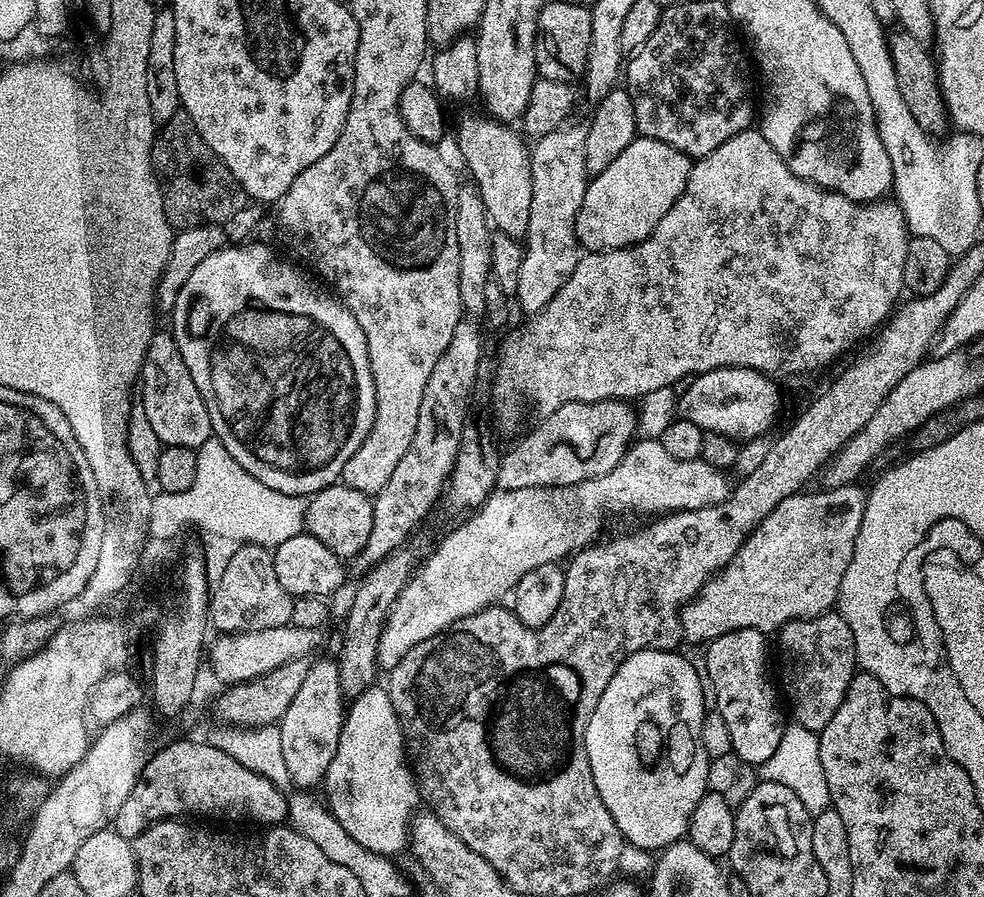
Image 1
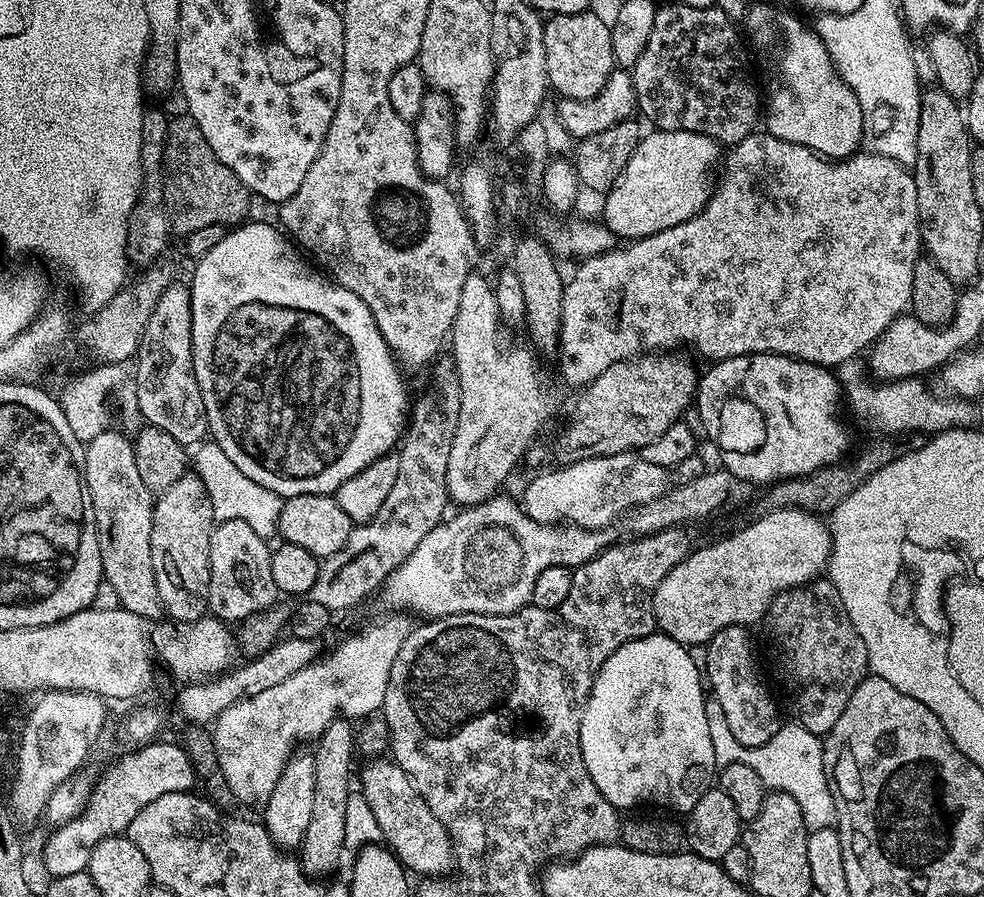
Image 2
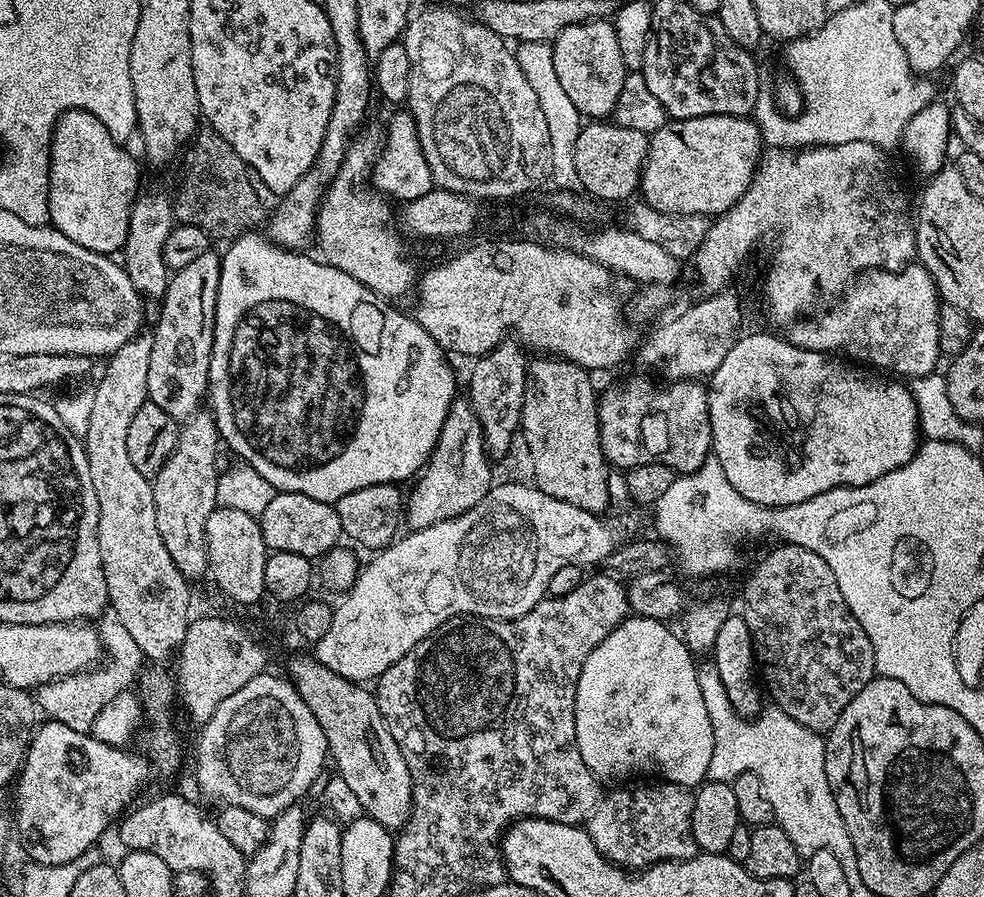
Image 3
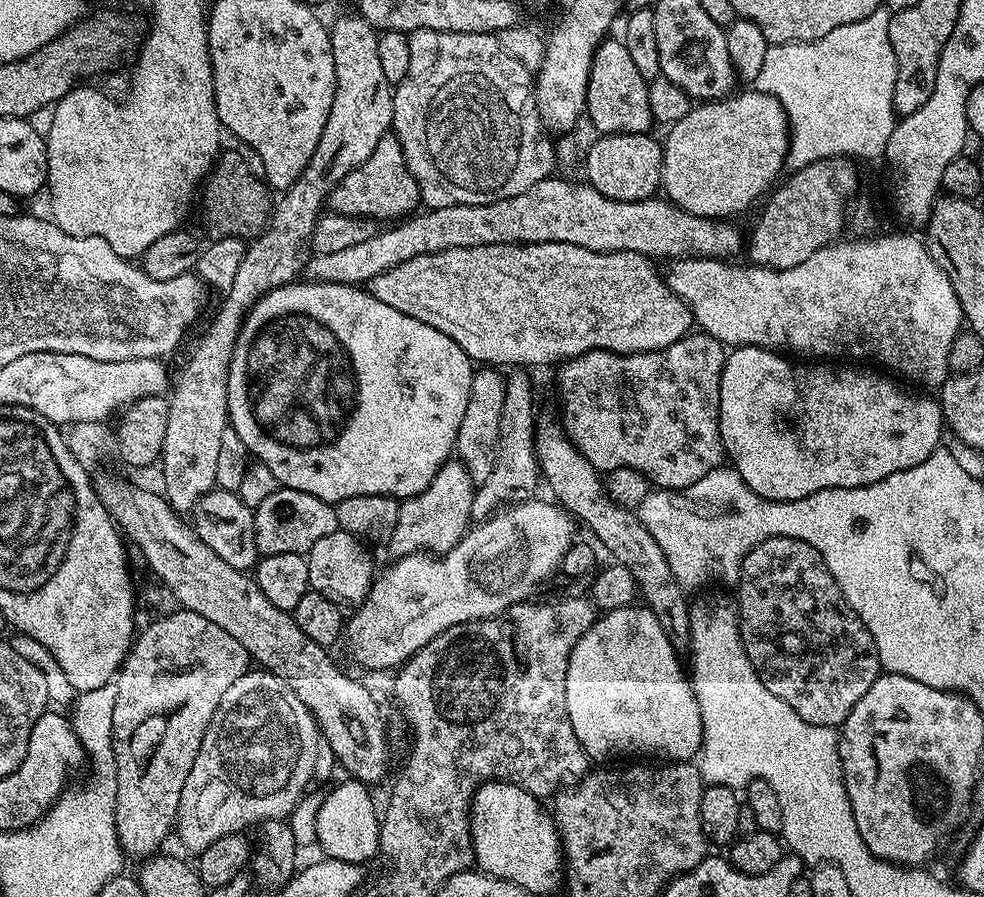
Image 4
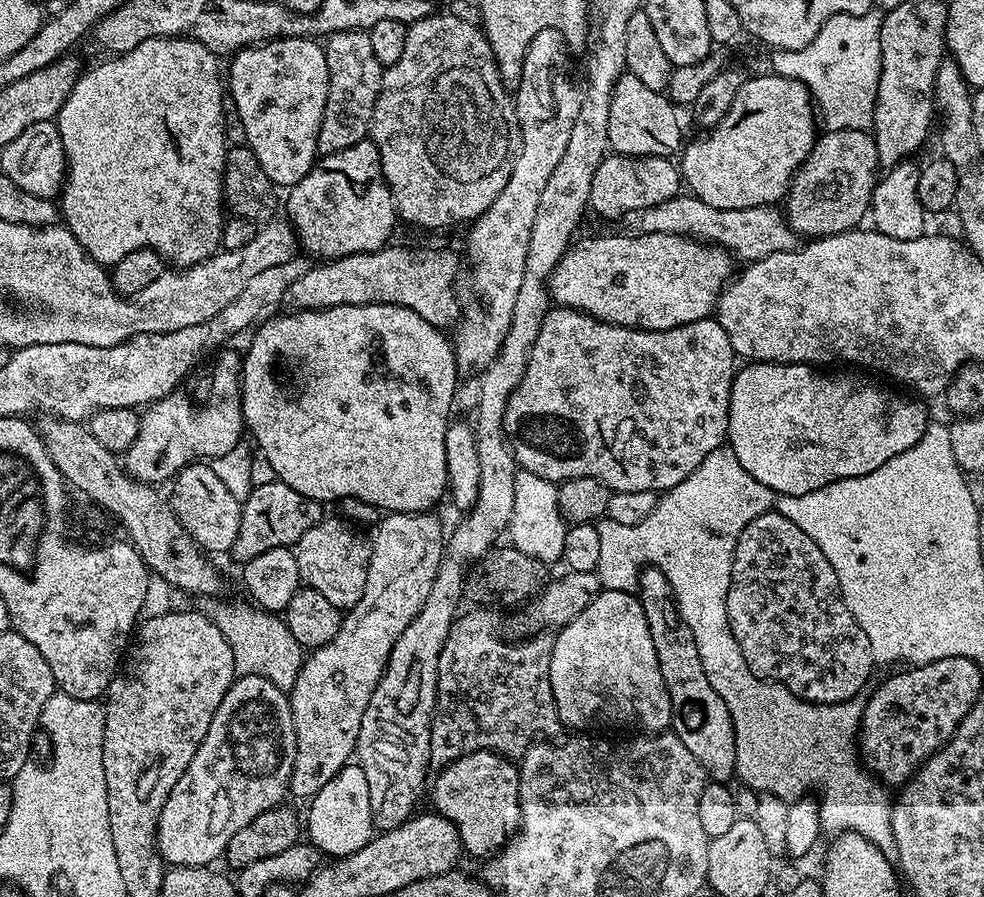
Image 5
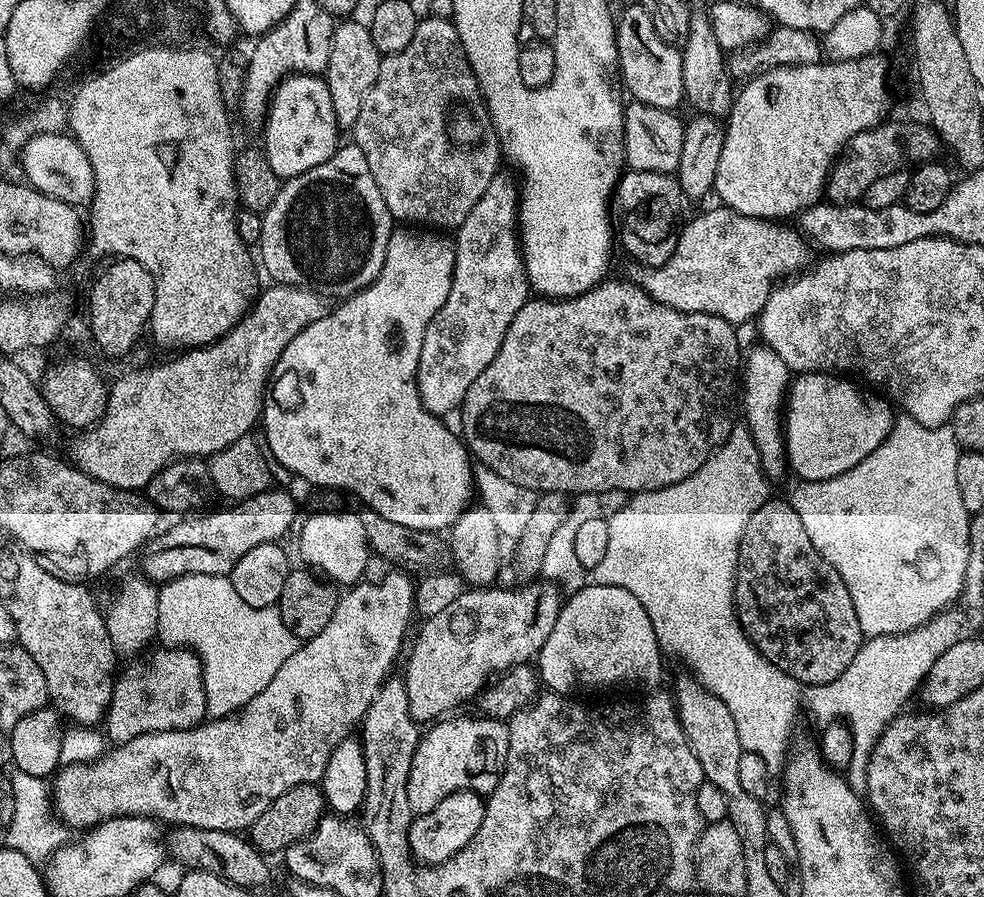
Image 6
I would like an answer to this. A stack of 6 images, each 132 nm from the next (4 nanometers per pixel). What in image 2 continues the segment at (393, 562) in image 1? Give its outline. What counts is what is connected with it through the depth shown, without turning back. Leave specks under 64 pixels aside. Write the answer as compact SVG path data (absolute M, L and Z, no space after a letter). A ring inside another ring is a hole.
M339 715L318 737L317 744L320 745L314 753L314 815L310 817L310 826L306 829L304 841L298 849L300 864L313 878L328 878L324 876L330 875L339 866L340 855L345 855L346 852L346 802L350 791L348 775L352 772L352 744L354 748L352 724L353 721L349 717Z

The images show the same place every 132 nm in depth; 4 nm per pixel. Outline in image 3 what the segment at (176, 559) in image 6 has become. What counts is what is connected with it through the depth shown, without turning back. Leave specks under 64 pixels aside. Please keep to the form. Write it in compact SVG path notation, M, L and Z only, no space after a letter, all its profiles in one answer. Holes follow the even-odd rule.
M277 491L270 506L266 506L266 510L258 519L264 545L272 552L289 552L309 558L320 558L337 547L342 540L335 507L306 494Z

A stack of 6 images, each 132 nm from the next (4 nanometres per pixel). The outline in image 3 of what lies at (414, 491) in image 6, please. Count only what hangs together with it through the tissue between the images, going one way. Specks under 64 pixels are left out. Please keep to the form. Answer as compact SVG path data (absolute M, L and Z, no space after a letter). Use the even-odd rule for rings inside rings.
M245 234L236 237L227 245L228 253L223 253L220 261L220 281L216 295L216 321L208 371L207 399L212 399L210 411L216 420L216 430L221 441L229 444L237 452L239 459L248 464L274 490L306 494L315 500L335 505L346 494L362 490L375 484L399 485L400 480L411 481L428 463L432 451L440 437L442 426L448 417L453 400L457 399L456 376L448 365L449 357L430 334L411 315L391 308L376 293L371 292L362 282L350 278L342 270L321 262L311 260L300 252L289 252L278 248L263 235Z

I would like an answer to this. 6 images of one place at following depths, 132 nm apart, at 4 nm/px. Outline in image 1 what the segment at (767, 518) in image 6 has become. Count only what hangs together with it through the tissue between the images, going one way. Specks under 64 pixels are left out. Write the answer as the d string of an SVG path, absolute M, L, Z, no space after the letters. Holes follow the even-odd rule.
M833 610L807 620L792 620L778 630L779 636L783 699L792 703L791 719L818 734L834 718L834 710L842 706L842 698L846 698L846 690L857 674L854 634L846 618Z

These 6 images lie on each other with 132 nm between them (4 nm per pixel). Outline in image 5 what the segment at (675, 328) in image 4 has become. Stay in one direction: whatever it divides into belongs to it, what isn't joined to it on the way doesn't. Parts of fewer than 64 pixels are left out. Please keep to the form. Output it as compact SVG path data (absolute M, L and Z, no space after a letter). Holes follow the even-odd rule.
M645 232L636 236L596 236L593 240L584 240L573 243L558 262L558 266L552 271L550 281L550 296L557 305L565 308L576 308L587 316L593 316L596 320L604 320L608 324L617 324L627 328L641 328L647 332L654 330L670 330L676 326L709 319L716 311L716 304L720 300L726 285L733 279L732 264L734 257L725 248L719 248L716 244L705 244L699 240L693 240L691 236L666 235L664 232ZM385 246L377 252L359 252L353 256L343 256L341 260L317 263L317 268L316 265L309 268L302 278L298 278L298 282L284 291L283 303L289 304L289 309L305 312L319 312L322 308L343 304L400 304L426 318L426 322L437 326L451 325L460 310L456 304L459 258L452 252L435 252L432 248L411 252L408 248L392 247Z

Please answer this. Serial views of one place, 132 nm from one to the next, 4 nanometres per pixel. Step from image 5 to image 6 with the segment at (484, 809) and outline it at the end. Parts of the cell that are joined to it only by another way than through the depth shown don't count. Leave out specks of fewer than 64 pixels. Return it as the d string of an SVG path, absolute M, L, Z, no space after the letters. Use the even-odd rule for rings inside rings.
M483 714L476 716L460 716L457 720L444 718L433 723L432 728L420 737L420 745L416 747L414 762L410 766L410 778L406 782L406 794L410 794L410 806L413 813L419 814L434 810L442 798L455 792L477 792L487 797L498 786L500 776L504 773L508 757L508 726L503 720L494 720Z

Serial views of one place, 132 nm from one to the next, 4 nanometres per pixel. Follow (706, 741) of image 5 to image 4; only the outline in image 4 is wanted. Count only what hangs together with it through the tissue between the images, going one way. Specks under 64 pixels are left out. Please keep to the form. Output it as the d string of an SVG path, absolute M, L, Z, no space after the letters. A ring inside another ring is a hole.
M537 431L536 461L540 464L543 483L546 488L548 484L549 490L557 496L555 499L559 505L573 517L585 520L593 534L600 539L599 547L604 547L616 559L613 561L634 578L643 607L649 608L654 618L658 618L673 648L687 649L692 639L692 627L688 621L690 600L684 597L687 596L685 589L674 578L670 562L666 562L666 554L662 554L662 546L654 542L639 515L627 508L619 508L609 499L602 487L601 473L572 445L563 431Z

